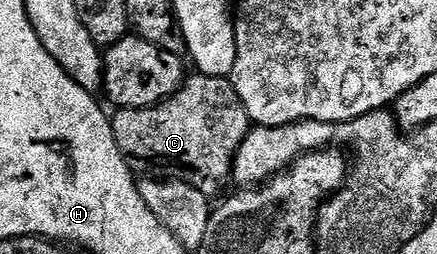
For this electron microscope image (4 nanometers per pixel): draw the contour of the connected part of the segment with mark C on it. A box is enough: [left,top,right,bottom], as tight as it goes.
[110,72,253,196]

